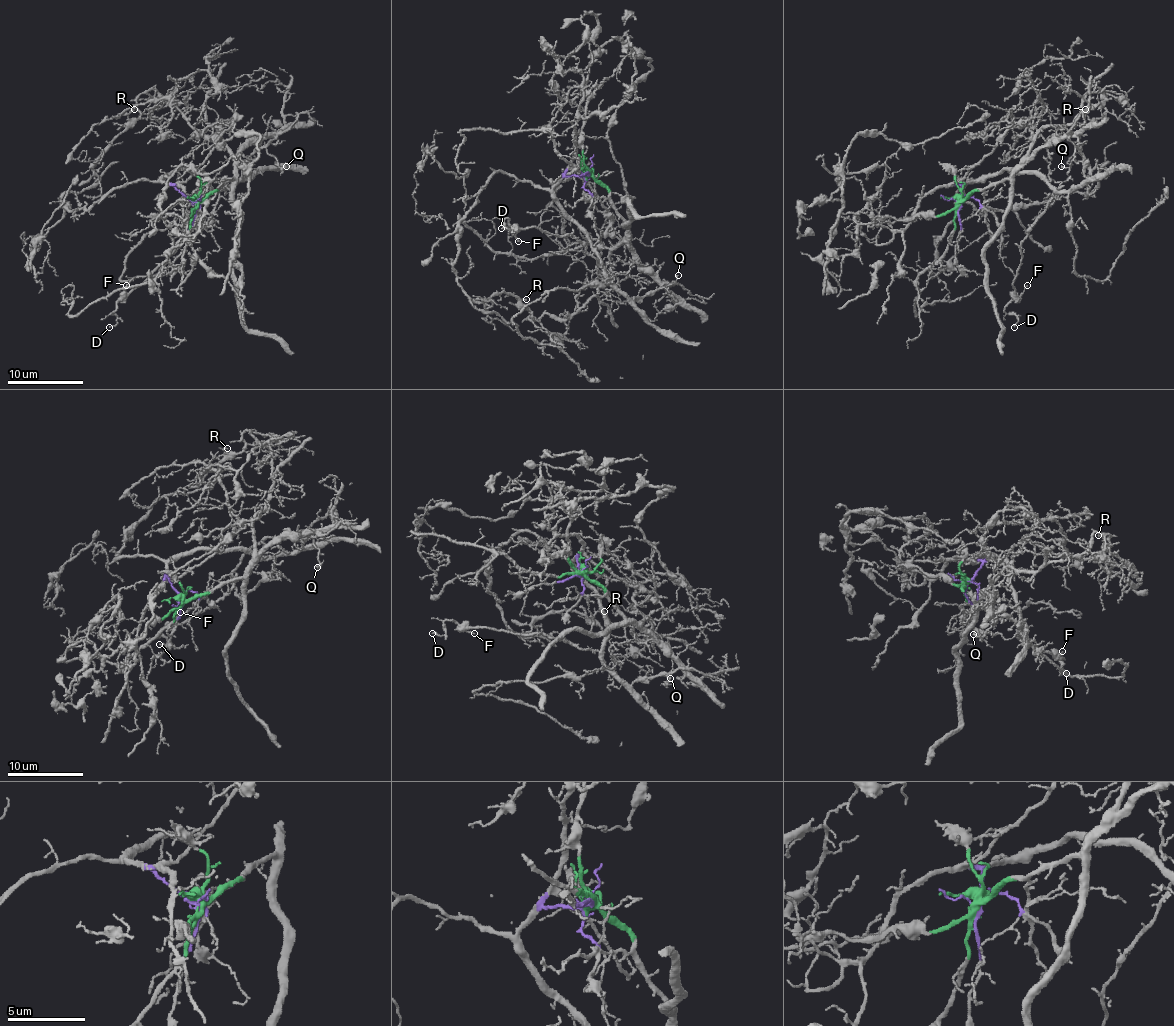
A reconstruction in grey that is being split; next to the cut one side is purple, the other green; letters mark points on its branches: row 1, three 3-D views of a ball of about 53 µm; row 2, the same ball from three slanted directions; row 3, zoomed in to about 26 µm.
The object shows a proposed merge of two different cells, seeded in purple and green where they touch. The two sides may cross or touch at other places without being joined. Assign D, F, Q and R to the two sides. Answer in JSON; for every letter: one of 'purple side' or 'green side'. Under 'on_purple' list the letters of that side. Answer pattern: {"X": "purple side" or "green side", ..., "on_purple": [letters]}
{"D": "purple side", "F": "purple side", "Q": "purple side", "R": "green side", "on_purple": ["D", "F", "Q"]}

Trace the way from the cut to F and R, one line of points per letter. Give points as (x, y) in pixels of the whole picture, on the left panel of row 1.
F: (195, 202), (161, 179), (178, 170), (199, 171), (210, 190), (180, 244), (138, 286), (123, 293), (127, 286)
R: (195, 202), (233, 175), (233, 156), (218, 126), (153, 90), (136, 99), (138, 118), (129, 116), (134, 109)

